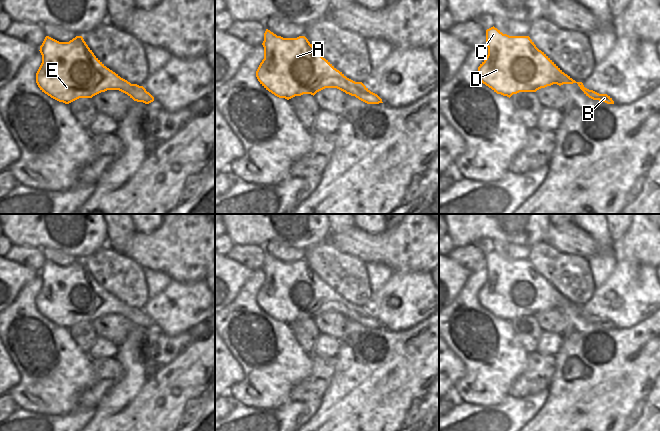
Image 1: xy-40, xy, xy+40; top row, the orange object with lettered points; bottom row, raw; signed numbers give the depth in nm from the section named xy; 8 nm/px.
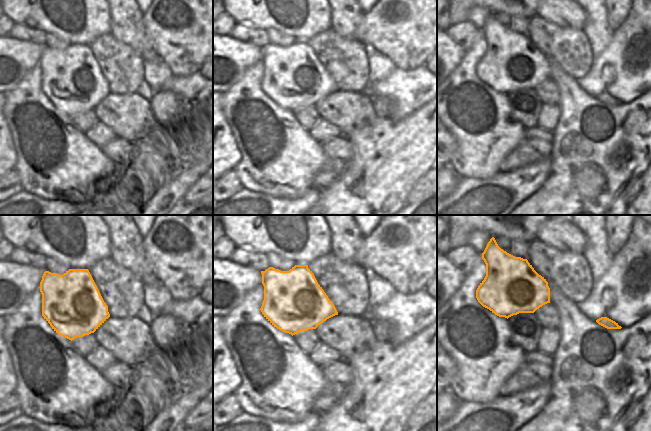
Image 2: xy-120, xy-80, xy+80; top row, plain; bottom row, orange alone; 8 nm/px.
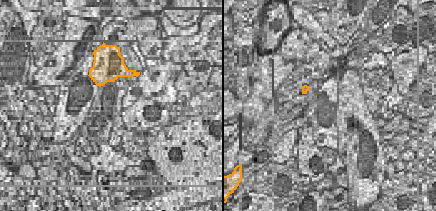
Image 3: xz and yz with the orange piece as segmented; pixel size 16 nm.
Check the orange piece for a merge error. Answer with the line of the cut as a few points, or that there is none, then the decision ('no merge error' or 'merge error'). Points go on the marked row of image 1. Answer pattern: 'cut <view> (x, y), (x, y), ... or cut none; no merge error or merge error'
cut none; no merge error

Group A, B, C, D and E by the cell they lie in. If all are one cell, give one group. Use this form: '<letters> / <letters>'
A B C D E

